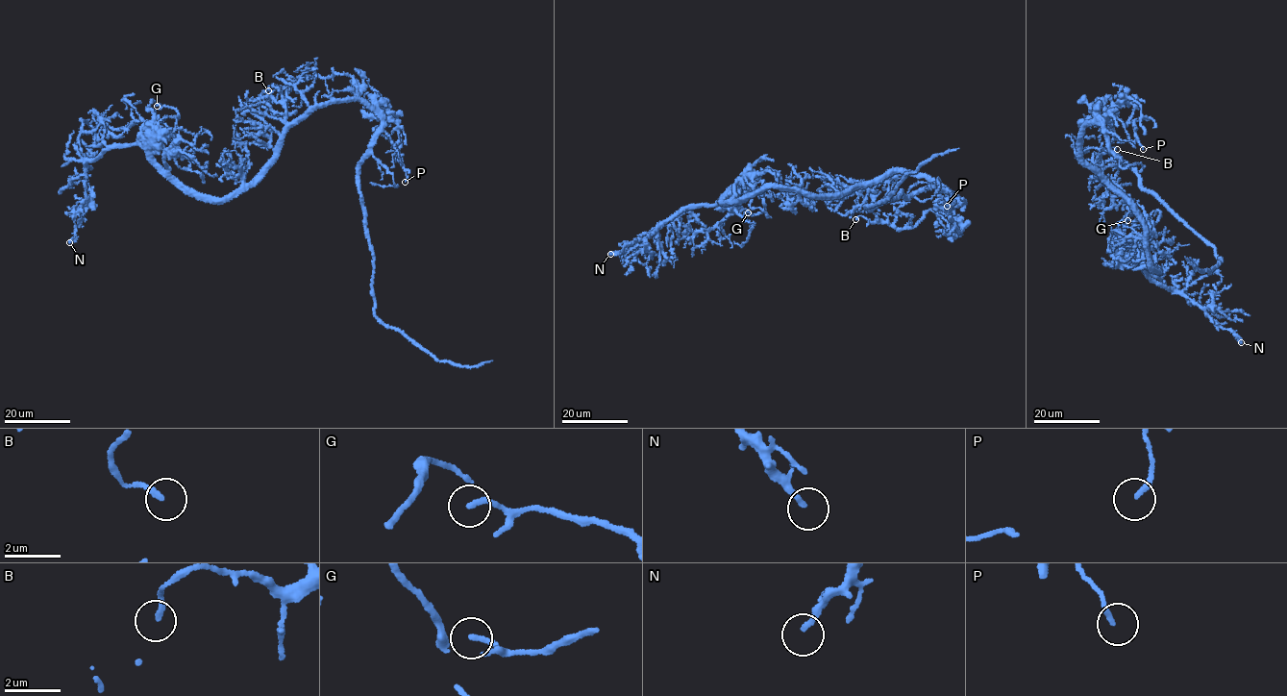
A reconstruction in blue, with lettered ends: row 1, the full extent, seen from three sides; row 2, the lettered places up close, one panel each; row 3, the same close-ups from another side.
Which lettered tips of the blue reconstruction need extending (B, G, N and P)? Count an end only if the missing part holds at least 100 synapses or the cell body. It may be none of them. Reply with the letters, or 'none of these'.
none of these

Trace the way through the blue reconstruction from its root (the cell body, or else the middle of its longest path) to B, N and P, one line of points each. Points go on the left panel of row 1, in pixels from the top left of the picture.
B: (330, 103), (357, 97), (360, 89), (355, 80), (341, 73), (317, 75), (269, 86), (268, 90)
N: (330, 103), (289, 123), (259, 174), (222, 198), (188, 191), (139, 144), (103, 150), (86, 164), (69, 242)
P: (330, 103), (355, 100), (378, 115), (384, 112), (384, 123), (374, 130), (393, 143), (405, 182)

